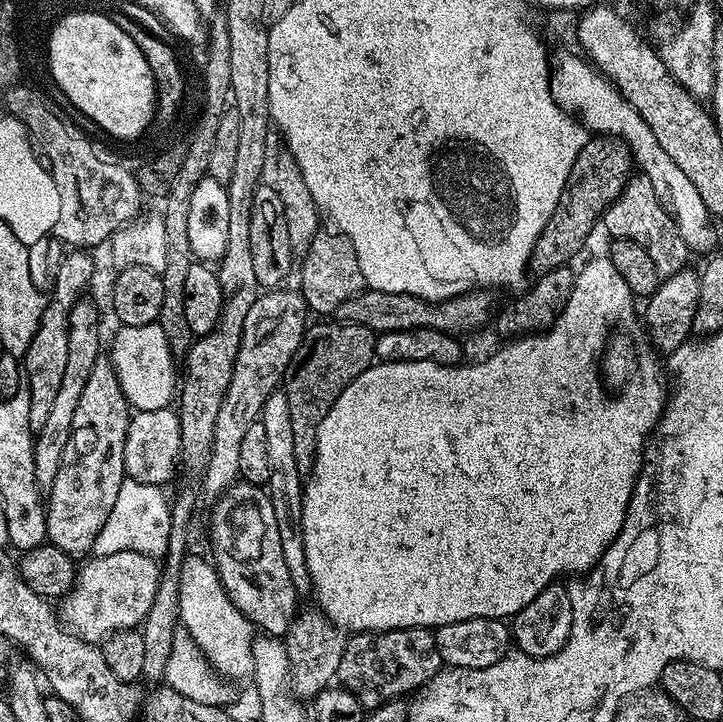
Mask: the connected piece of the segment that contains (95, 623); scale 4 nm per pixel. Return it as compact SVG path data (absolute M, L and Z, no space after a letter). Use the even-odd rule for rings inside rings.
M137 552L93 555L85 559L79 565L74 586L58 604L64 627L97 646L103 645L115 632L139 629L154 603L160 571L161 565L153 557Z

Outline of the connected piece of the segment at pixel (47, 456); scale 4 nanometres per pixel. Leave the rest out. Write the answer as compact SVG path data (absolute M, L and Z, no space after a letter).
M82 298L71 308L69 356L66 361L65 374L62 377L62 385L54 398L53 409L50 417L46 418L46 424L36 434L33 441L34 472L36 484L41 489L52 487L54 478L57 477L58 466L61 465L62 453L69 441L70 430L73 428L74 413L78 408L78 401L82 398L82 391L86 388L86 381L90 378L94 364L100 359L100 338L98 336L98 310L94 303Z

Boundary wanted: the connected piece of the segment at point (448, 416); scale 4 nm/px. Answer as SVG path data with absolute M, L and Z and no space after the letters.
M600 254L597 260L590 261L581 272L577 271L575 273L570 298L564 309L560 311L560 317L547 330L525 334L513 339L508 342L512 344L498 349L493 356L488 356L485 360L478 361L477 364L467 364L467 362L461 362L457 365L439 364L438 362L376 362L362 374L358 374L358 378L354 378L354 382L350 382L350 386L346 386L346 390L342 390L342 394L338 394L338 402L334 402L334 406L330 406L330 414L326 414L326 418L322 418L322 422L318 426L316 457L312 463L312 471L307 473L306 483L304 484L304 497L302 498L302 538L306 550L306 566L310 570L310 578L312 579L312 592L314 597L316 596L317 601L315 600L315 603L320 611L325 612L330 618L332 624L337 624L340 628L343 628L345 633L355 634L357 632L389 632L390 630L402 630L403 628L435 630L446 626L450 622L462 622L470 618L490 618L491 620L507 621L509 618L518 615L526 606L530 606L530 602L534 602L534 598L538 598L538 594L542 594L542 590L546 586L557 583L561 578L564 578L560 576L572 576L575 572L580 572L579 574L589 572L602 558L604 551L612 545L614 538L618 538L618 534L622 530L622 522L626 518L626 510L636 485L636 479L640 473L640 467L644 464L644 450L648 443L648 437L655 432L656 424L660 421L660 417L664 415L666 380L664 384L663 378L660 377L660 368L662 372L661 361L660 364L656 361L658 353L652 347L651 340L646 338L641 341L638 352L640 361L634 378L631 379L630 394L619 400L613 400L612 397L606 397L605 394L599 392L599 387L594 382L595 354L608 340L613 325L618 323L620 318L631 322L638 315L637 311L632 308L633 294L626 284L608 284L608 280L604 280L604 284L600 284L600 296L604 296L604 300L596 300L596 280L600 280L600 272L604 272L604 276L616 276L618 274L618 270L608 272L608 257L604 254Z

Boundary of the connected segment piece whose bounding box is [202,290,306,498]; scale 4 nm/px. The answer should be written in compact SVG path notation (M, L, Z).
M296 290L284 291L265 291L254 302L254 306L250 306L250 314L246 314L246 326L242 326L242 342L238 346L234 374L230 374L230 386L222 398L218 418L214 422L212 457L206 466L202 491L205 497L219 498L231 484L237 483L242 438L246 430L259 421L266 398L270 398L270 394L281 387L284 374L304 337L304 297Z

